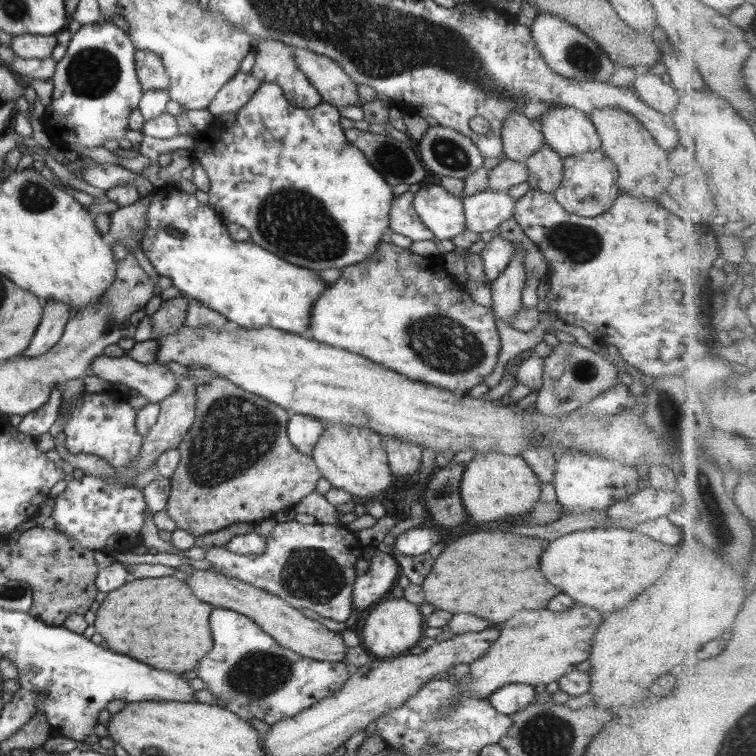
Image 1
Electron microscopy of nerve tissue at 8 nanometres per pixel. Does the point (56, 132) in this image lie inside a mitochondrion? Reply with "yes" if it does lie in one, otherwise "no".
no

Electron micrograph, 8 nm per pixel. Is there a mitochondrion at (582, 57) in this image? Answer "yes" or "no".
yes

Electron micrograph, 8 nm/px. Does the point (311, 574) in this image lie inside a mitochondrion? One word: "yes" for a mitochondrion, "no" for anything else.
yes

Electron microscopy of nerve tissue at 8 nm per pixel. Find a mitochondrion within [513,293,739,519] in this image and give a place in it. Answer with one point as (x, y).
(670, 415)

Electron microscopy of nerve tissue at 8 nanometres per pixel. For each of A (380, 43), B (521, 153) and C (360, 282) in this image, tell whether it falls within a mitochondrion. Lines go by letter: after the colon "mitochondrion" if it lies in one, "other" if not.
A: mitochondrion
B: other
C: other

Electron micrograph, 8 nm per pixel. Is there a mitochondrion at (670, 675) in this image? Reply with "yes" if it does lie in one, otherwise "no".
no

